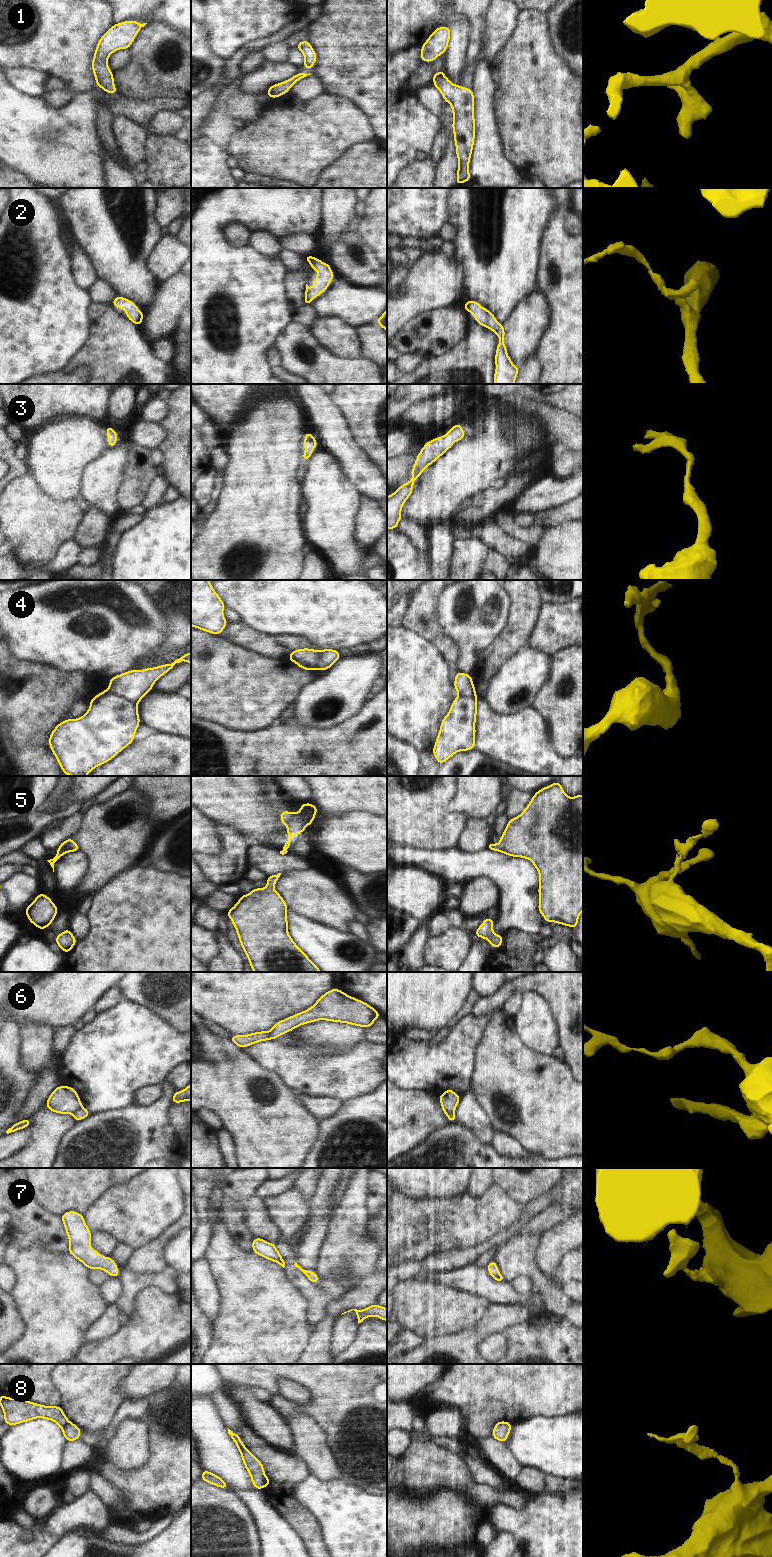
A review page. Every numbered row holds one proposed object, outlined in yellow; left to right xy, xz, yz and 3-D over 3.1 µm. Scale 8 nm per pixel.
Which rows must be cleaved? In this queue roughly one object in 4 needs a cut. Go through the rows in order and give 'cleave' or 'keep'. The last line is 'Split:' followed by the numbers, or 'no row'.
1: keep
2: keep
3: keep
4: cleave
5: keep
6: cleave
7: keep
8: cleave
Split: 4, 6, 8

